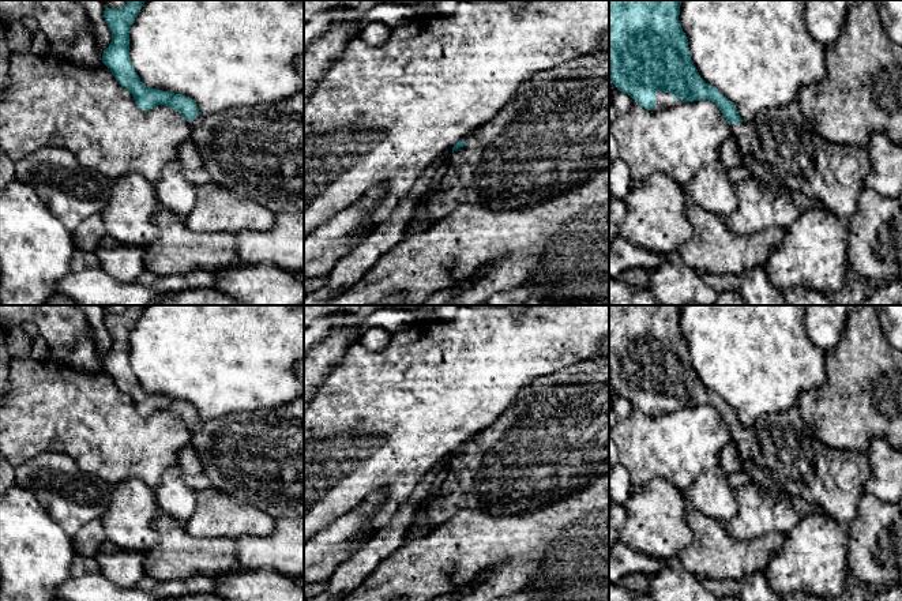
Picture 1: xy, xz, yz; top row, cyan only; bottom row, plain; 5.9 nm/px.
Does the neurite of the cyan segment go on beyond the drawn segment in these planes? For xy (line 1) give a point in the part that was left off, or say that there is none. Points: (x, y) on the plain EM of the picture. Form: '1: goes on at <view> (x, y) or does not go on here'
1: goes on at xy (256, 457)

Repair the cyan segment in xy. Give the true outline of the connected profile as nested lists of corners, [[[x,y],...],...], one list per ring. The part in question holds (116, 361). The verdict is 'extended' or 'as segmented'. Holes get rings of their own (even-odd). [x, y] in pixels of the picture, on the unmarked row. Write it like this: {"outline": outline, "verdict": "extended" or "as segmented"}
{"outline": [[[128,305],[121,313],[105,313],[104,323],[112,337],[112,348],[104,356],[102,368],[116,386],[134,402],[142,416],[158,410],[176,414],[189,429],[189,446],[196,451],[211,488],[248,503],[273,518],[304,515],[304,397],[290,403],[253,412],[236,412],[213,420],[202,420],[189,402],[146,392],[129,365],[129,334],[147,305]]], "verdict": "extended"}

